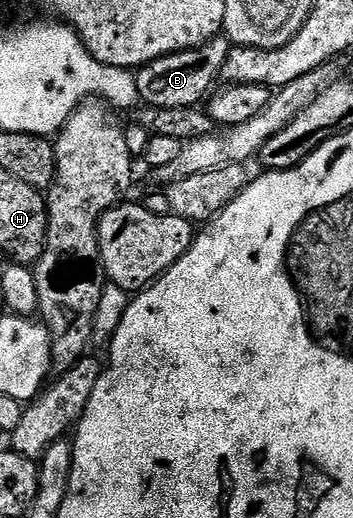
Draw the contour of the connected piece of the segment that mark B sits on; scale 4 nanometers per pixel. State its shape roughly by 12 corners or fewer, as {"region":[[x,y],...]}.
{"region":[[220,35],[135,73],[152,109],[198,106],[231,48]]}

